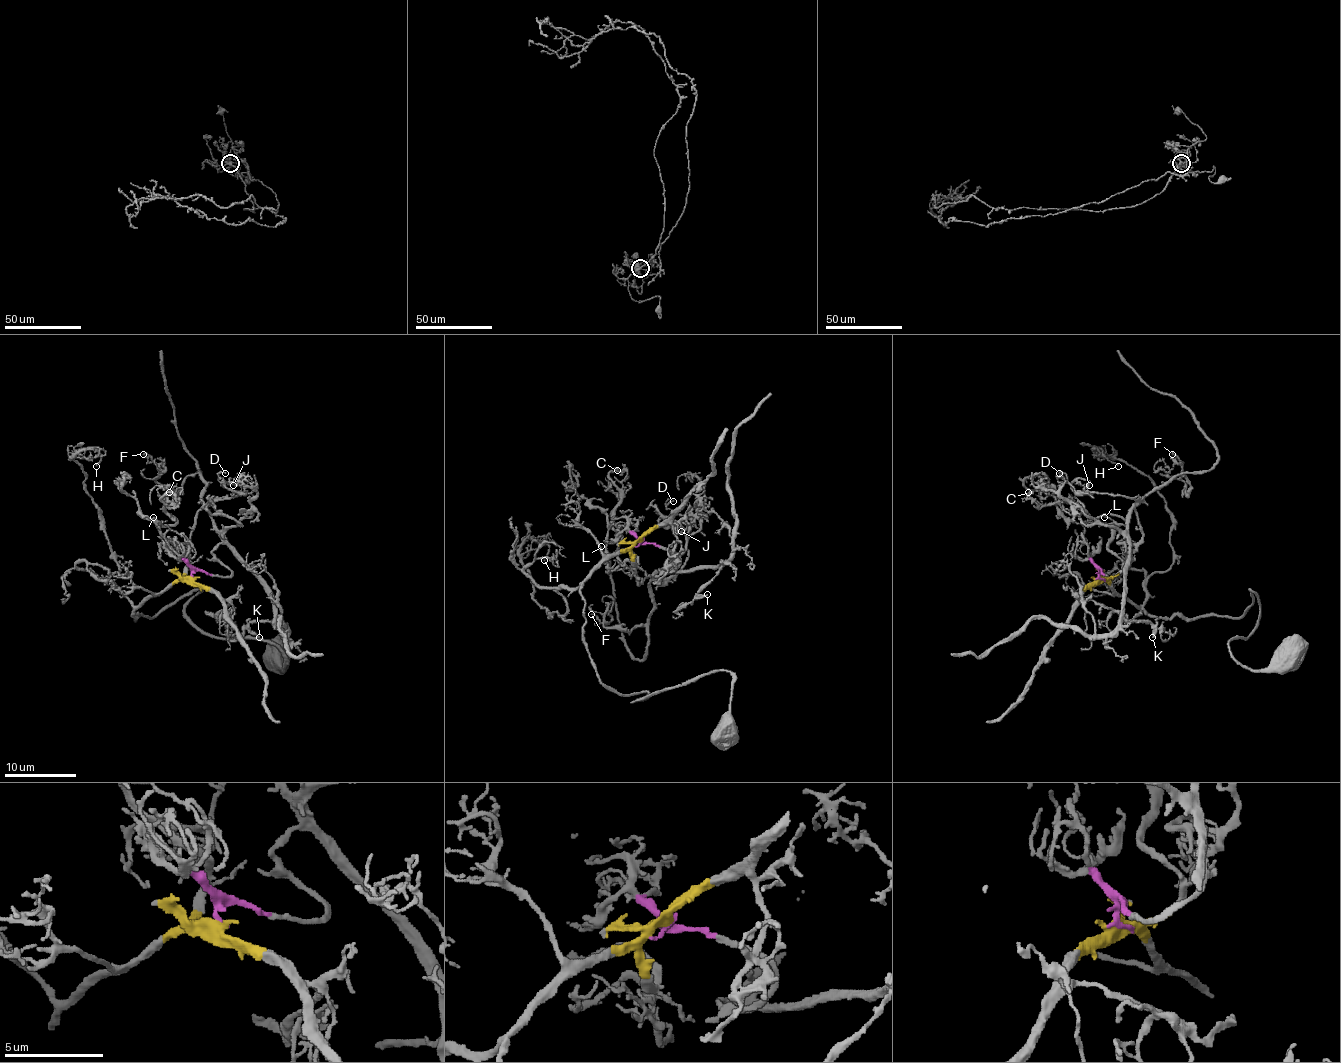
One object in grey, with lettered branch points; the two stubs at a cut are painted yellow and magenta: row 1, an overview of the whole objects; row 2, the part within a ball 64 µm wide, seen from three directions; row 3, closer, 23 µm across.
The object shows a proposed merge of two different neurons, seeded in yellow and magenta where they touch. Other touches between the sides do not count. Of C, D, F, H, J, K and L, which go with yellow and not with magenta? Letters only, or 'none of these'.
C, H, L

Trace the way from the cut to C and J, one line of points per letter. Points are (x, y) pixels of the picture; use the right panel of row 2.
C: (1098, 578), (1122, 567), (1107, 540), (1127, 524), (1071, 504), (1039, 506), (1028, 491)
J: (1098, 578), (1100, 571), (1107, 576), (1129, 563), (1129, 513), (1136, 506), (1122, 495), (1089, 491), (1089, 484)

